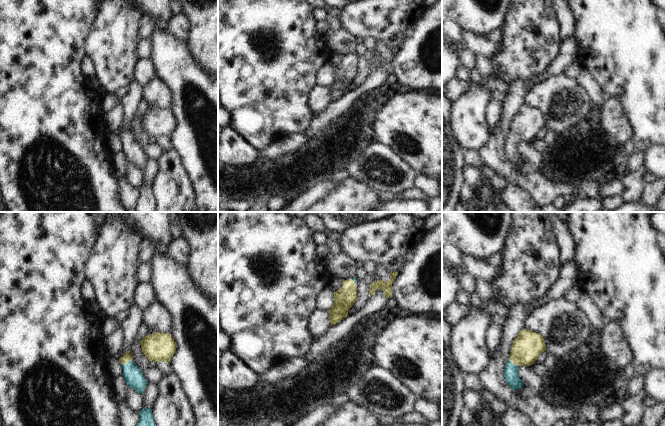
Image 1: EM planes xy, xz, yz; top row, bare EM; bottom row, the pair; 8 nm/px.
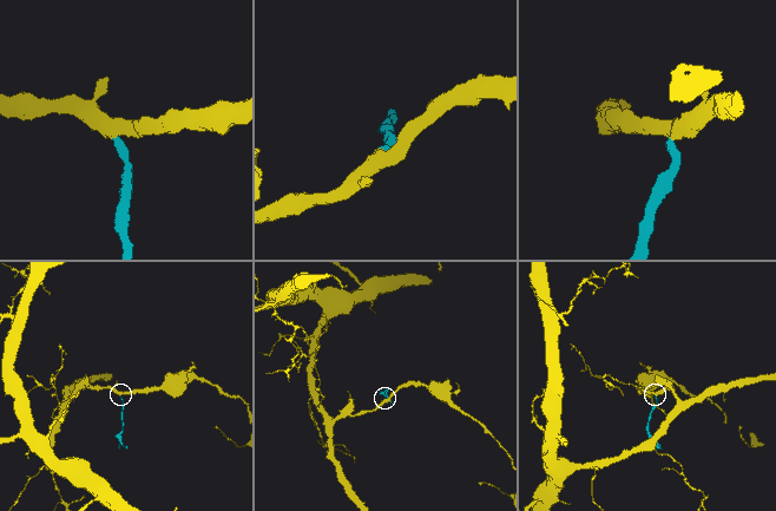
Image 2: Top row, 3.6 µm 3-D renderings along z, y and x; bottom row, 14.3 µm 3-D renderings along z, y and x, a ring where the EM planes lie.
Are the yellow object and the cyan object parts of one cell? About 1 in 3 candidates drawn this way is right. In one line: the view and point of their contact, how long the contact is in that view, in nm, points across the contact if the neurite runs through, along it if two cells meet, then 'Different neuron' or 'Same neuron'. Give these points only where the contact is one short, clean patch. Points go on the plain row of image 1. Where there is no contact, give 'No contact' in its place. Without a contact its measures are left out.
Touches yellow at xy (126, 139). Shared border 100 nm. Path across: xy (127, 133), (126, 139), (134, 153). Same neuron

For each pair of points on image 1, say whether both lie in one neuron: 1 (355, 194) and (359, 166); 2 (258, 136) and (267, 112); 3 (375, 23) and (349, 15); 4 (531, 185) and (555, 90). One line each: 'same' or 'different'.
1: different
2: same
3: same
4: different

